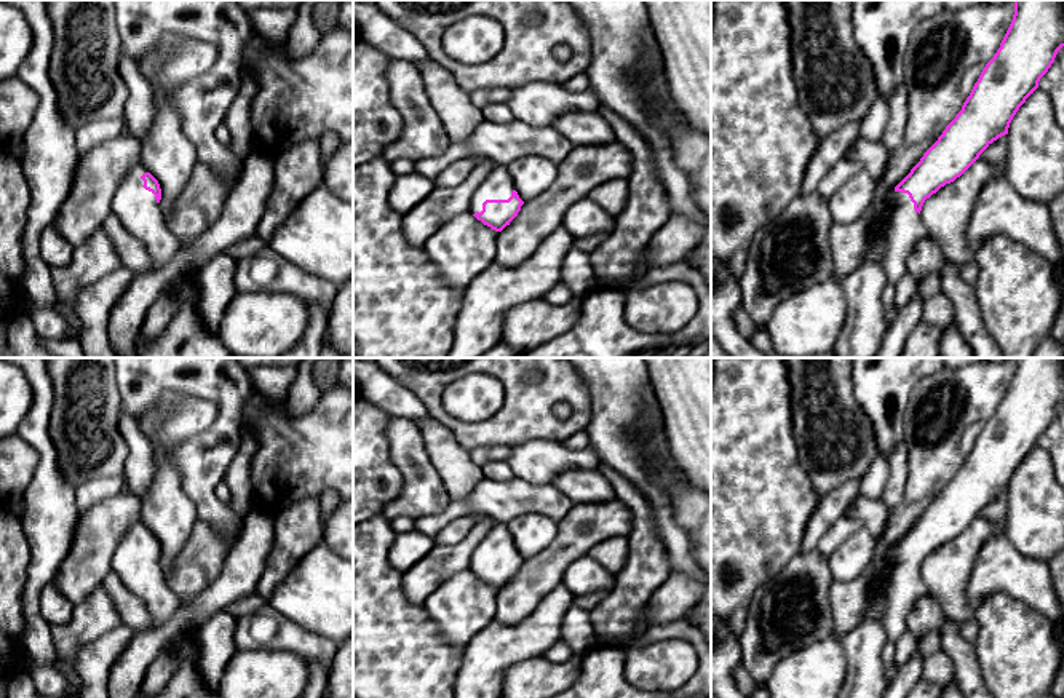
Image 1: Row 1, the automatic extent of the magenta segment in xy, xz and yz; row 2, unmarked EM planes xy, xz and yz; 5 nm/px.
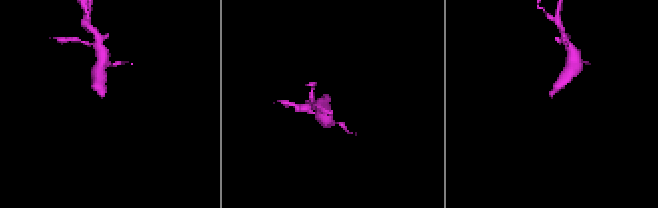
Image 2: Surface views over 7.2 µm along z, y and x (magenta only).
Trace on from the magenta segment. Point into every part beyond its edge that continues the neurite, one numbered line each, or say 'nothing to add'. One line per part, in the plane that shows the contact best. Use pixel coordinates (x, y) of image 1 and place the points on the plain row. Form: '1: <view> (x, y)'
1: xz (497, 543)

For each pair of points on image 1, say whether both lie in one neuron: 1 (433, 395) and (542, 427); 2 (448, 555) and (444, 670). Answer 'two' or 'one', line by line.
1: one
2: two

